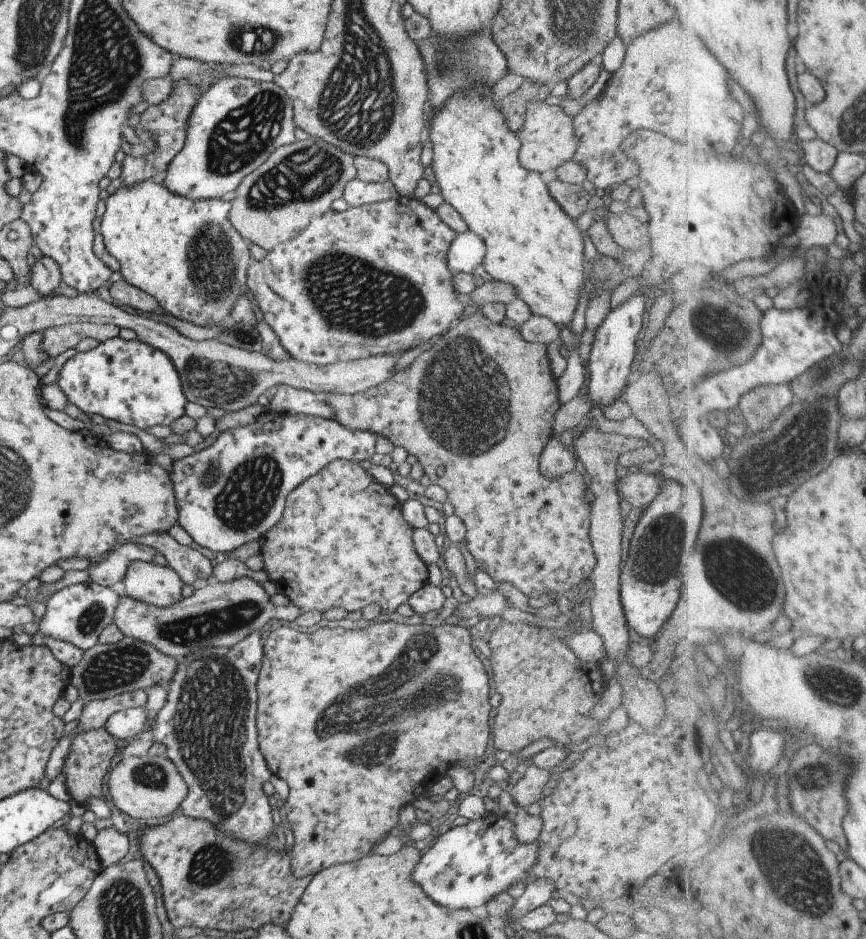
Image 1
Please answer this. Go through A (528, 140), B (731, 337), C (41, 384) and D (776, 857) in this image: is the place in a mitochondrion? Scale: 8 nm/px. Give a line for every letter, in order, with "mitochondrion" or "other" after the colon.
A: other
B: mitochondrion
C: other
D: mitochondrion

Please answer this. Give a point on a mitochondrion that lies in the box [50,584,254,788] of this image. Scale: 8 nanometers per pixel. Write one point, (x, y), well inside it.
(117, 668)

